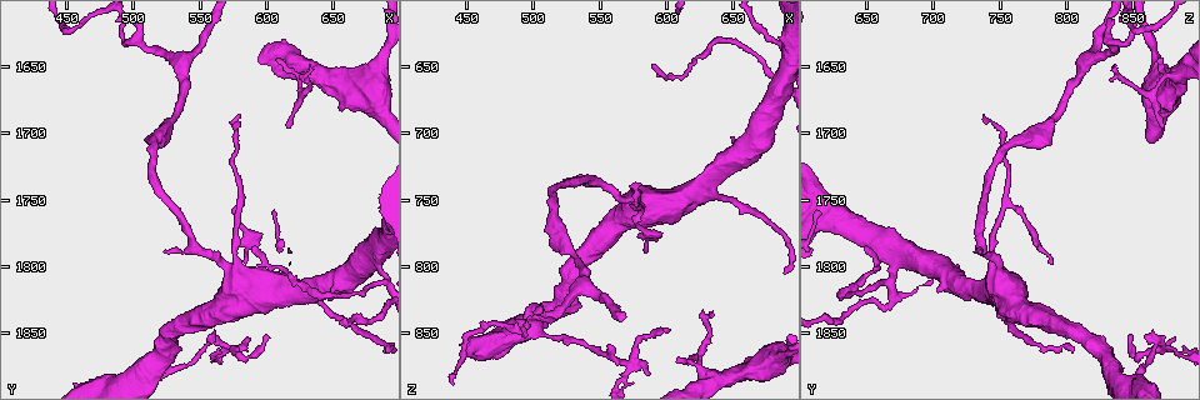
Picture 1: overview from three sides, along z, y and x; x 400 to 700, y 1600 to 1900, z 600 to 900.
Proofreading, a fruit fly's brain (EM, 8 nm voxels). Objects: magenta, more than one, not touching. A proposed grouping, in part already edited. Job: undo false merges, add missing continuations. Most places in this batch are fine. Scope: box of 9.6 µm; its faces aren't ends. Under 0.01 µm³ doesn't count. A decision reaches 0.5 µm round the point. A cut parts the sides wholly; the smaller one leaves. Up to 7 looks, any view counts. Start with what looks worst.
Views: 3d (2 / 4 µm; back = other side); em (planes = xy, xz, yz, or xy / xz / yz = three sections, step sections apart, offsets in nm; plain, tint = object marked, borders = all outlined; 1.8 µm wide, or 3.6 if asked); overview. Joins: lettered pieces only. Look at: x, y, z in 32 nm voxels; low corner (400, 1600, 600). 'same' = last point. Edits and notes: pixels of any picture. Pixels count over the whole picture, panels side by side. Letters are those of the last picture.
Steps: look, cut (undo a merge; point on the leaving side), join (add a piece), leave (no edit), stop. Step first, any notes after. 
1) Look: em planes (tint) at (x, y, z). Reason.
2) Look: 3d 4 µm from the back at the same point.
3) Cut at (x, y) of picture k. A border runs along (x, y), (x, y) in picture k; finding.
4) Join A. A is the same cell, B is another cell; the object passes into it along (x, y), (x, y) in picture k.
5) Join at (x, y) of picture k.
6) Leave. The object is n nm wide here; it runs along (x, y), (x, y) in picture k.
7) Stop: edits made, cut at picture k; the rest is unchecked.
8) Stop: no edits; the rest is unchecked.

Look: 3d 4 µm at (608, 1644, 874). Free end.

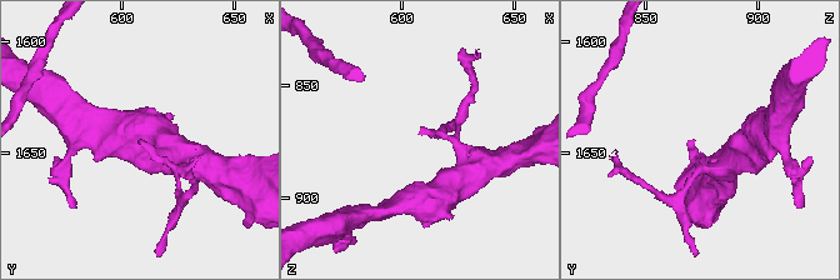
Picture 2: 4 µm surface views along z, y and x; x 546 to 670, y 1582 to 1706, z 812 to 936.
Look: em xy step 4 (tint) at (607, 1644, 872).

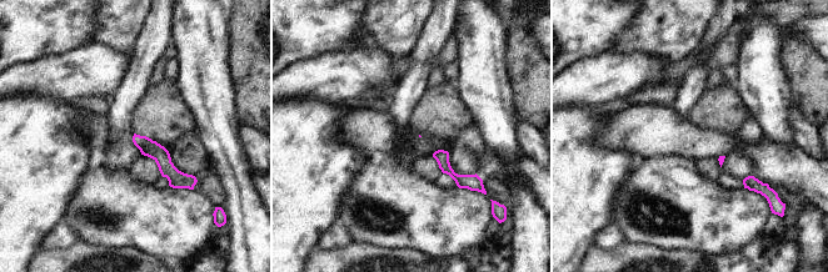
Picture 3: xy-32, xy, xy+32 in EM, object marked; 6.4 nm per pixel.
Look: em planes (borders) at the same point. Another direction.

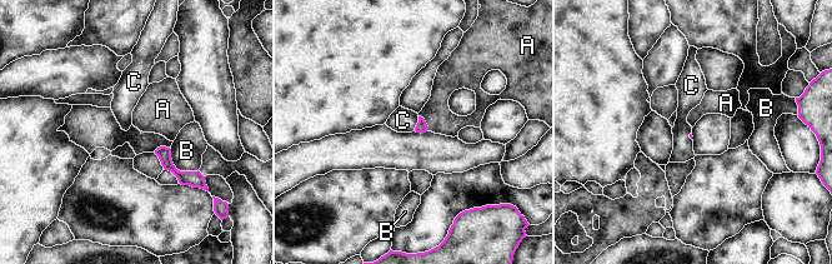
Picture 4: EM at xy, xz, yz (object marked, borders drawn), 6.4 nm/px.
Leave. A, B and C are other cells; no lettered piece goes on from it.

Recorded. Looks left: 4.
Look: 3d 4 µm at (578, 1808, 750). Sudden change in width.

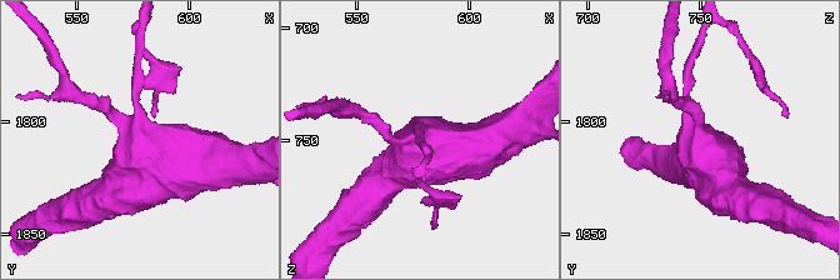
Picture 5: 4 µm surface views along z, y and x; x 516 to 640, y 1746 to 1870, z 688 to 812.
Look: em 3.6 µm xz step 16 (tint) at (578, 1809, 749).

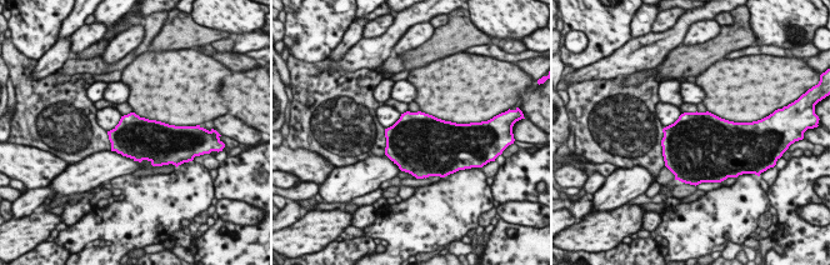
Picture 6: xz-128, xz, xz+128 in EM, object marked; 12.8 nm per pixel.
Look: em 3.6 µm planes (borders) at the same point. Cut it another way.

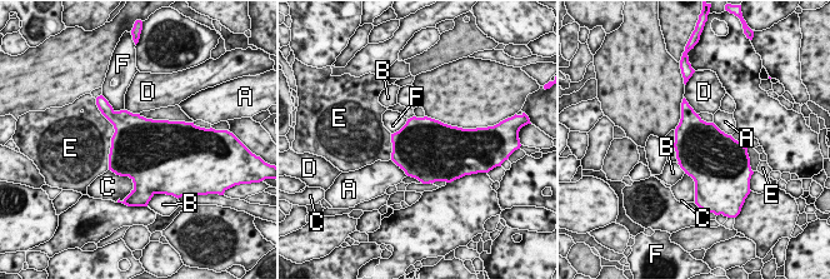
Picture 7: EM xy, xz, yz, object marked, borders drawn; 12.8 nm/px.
Leave. A, B, C, D, E and F are other cells; all the same cell.

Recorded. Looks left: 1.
Stop: no edits; the rest is unchecked.

